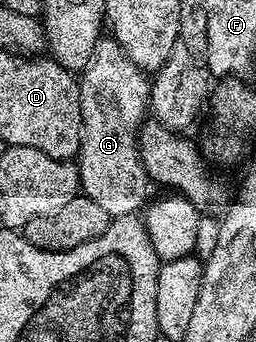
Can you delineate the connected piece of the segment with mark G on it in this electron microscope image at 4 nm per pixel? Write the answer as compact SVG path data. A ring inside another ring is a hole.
M103 38L95 47L91 63L83 69L78 81L83 137L79 147L77 167L82 195L93 198L93 202L98 202L113 218L134 216L140 211L138 208L146 202L147 187L149 187L147 172L143 169L142 158L139 157L137 133L149 112L151 80L148 73L138 68L129 58L129 54L121 50L121 46L115 39Z

